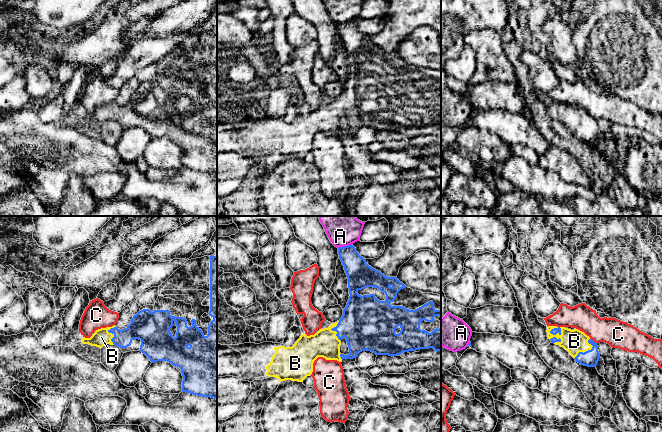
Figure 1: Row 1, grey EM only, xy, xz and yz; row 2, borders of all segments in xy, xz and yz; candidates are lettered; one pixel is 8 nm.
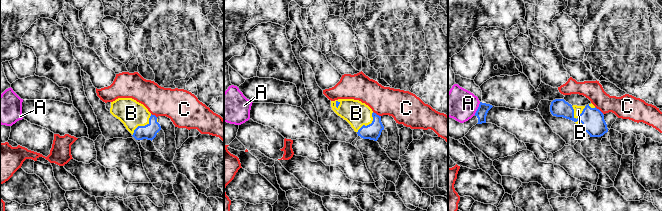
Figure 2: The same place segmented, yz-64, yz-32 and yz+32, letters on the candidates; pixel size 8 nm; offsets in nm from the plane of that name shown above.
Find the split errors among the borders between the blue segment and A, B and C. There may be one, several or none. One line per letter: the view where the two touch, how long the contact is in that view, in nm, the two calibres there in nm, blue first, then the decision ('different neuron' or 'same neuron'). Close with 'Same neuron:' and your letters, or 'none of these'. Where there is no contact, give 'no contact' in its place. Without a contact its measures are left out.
A: meets blue in xz; contact 120 nm long; 200 nm thick on the blue side, 180 nm on the other; different neuron
B: meets blue in yz; contact 140 nm long; 50 nm thick on the blue side, 190 nm on the other; same neuron
C: meets blue in yz; contact 70 nm long; 140 nm thick on the blue side, 220 nm on the other; different neuron
Same neuron: B

